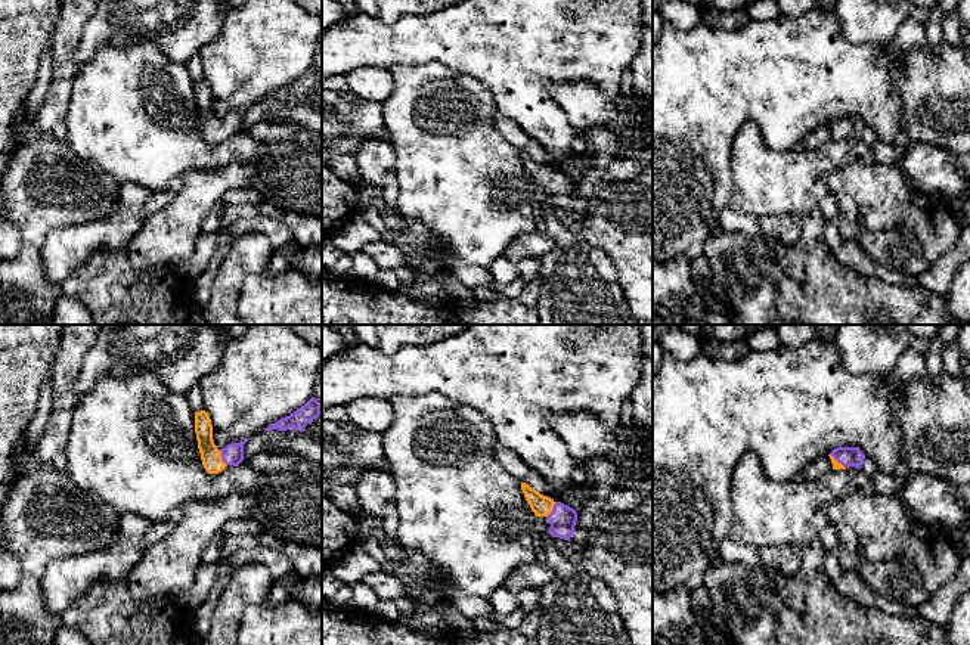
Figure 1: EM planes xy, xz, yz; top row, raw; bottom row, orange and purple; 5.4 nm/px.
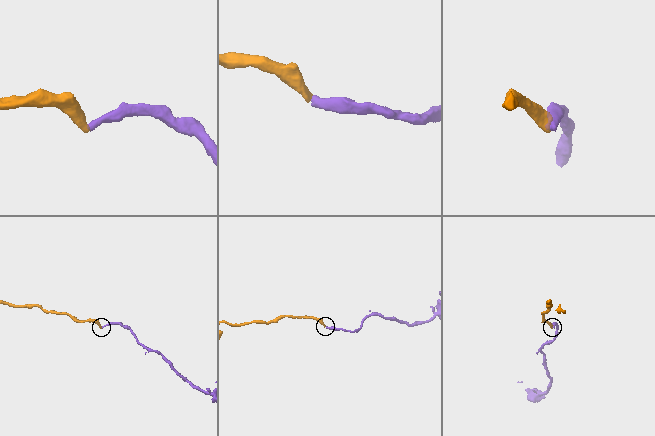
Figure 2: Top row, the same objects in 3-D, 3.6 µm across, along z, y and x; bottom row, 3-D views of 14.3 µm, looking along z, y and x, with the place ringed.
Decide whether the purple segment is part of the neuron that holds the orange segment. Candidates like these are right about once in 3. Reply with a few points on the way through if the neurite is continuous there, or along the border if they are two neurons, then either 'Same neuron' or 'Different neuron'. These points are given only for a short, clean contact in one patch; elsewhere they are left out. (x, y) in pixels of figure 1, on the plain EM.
Path across: xy (211, 127), (220, 127), (232, 123). Same neuron

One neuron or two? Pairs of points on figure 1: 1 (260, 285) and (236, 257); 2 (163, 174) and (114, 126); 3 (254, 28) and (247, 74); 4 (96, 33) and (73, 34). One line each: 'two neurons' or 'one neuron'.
1: two neurons
2: one neuron
3: one neuron
4: two neurons

